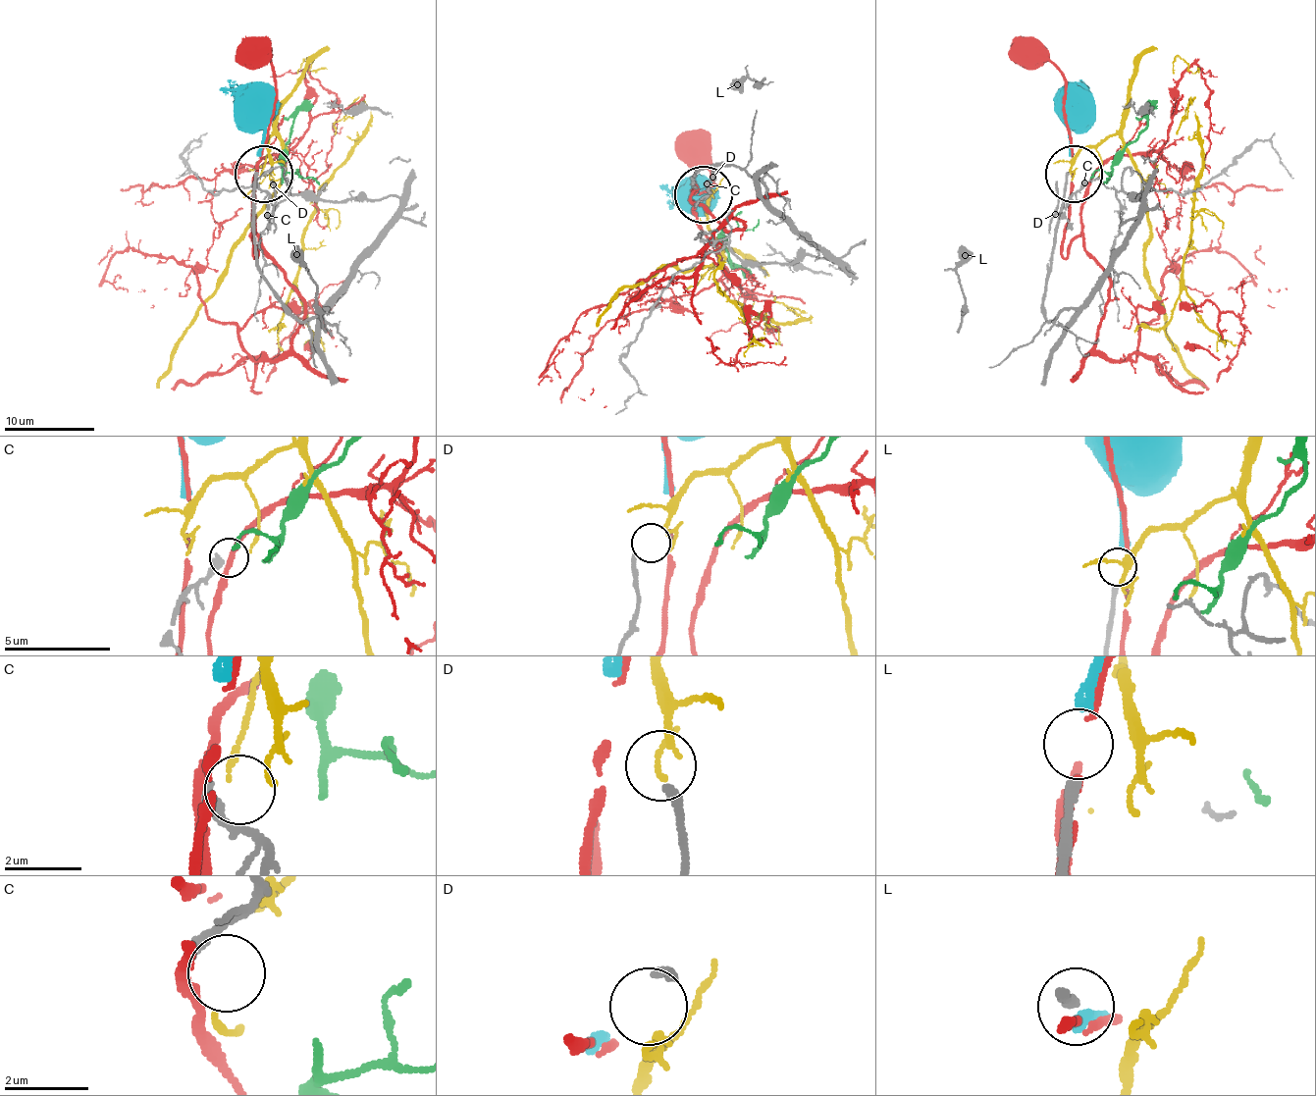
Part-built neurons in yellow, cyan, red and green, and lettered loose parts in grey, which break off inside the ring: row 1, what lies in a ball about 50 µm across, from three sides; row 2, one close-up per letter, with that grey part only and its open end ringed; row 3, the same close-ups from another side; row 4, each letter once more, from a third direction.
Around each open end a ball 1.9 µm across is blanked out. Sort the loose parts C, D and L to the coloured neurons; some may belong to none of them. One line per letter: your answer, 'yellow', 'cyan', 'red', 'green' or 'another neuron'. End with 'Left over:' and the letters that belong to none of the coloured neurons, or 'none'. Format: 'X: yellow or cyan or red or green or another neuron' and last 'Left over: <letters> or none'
C: another neuron
D: yellow
L: cyan
Left over: C

